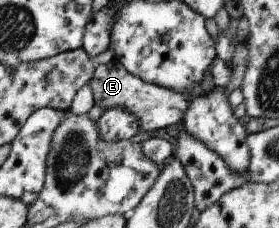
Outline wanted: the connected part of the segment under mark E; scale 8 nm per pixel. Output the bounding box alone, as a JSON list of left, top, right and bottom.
[88,58,192,133]

